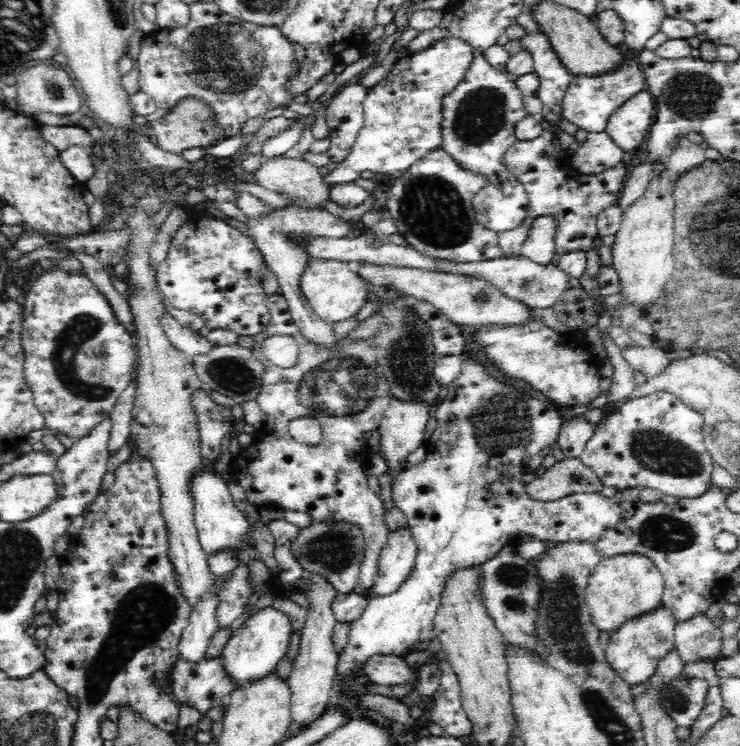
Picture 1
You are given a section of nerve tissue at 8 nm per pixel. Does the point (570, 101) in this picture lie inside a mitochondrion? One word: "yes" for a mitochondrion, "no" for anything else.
no

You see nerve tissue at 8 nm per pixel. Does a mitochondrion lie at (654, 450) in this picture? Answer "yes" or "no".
yes

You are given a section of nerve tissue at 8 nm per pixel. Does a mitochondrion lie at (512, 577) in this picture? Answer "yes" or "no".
yes

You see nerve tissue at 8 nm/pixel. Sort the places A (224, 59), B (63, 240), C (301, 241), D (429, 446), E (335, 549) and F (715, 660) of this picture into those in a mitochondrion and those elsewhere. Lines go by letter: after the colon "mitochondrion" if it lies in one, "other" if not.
A: mitochondrion
B: other
C: other
D: other
E: mitochondrion
F: other

